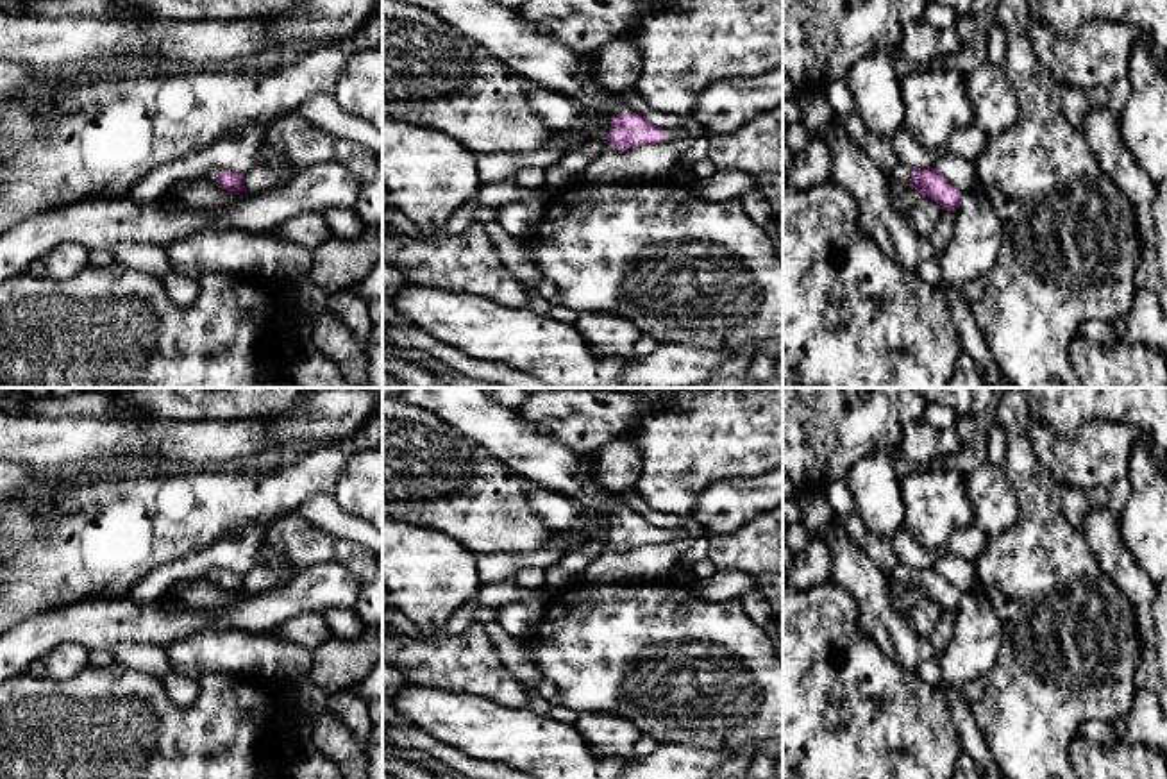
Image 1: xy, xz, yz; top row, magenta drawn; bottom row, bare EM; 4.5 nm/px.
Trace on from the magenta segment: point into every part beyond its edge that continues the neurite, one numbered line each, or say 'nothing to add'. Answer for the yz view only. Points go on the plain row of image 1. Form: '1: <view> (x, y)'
1: yz (903, 574)

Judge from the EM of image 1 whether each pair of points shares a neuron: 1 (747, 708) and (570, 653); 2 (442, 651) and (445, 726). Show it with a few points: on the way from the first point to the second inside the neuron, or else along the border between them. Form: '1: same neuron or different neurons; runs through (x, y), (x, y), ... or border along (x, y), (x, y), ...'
1: same neuron; runs through (703, 674), (683, 669), (654, 653), (615, 653)
2: different neurons; border along (410, 681), (420, 686), (465, 690), (485, 697)

